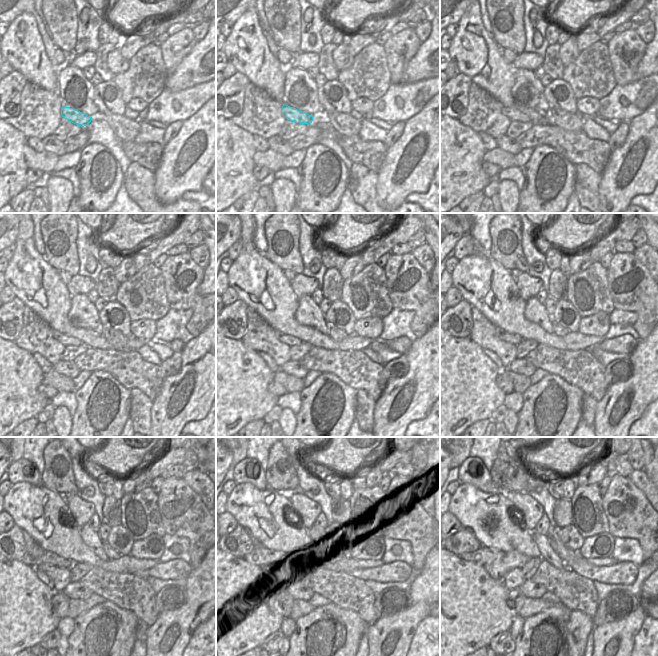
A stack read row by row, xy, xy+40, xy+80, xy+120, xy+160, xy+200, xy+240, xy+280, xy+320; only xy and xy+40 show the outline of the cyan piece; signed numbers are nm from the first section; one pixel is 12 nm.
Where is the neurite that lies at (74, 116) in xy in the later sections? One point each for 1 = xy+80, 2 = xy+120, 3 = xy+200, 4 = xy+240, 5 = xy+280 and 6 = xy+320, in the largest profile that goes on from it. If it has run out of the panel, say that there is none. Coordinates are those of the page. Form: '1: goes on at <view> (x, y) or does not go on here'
1: goes on at xy+80 (512, 113)
2: goes on at xy+120 (66, 340)
3: goes on at xy+200 (515, 339)
4: goes on at xy+240 (47, 557)
5: goes on at xy+280 (262, 556)
6: goes on at xy+320 (482, 555)

